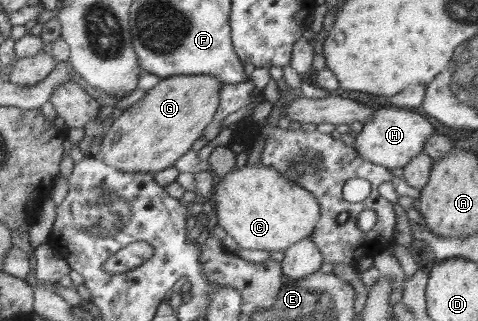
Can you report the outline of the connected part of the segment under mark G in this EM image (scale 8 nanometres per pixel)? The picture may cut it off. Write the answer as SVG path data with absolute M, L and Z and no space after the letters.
M180 75L163 78L138 102L114 120L104 136L95 159L125 173L165 171L190 150L191 143L201 137L206 125L218 109L221 83L210 75Z

